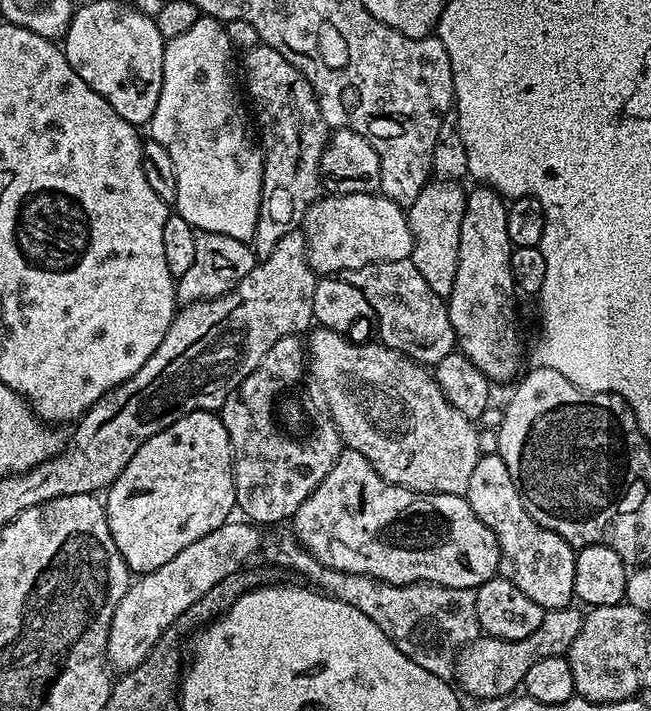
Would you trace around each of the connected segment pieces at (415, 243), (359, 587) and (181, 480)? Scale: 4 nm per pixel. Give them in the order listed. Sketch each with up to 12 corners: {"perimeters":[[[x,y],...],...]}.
{"perimeters":[[[429,179],[407,205],[414,266],[447,298],[466,188]],[[284,526],[269,565],[362,610],[443,680],[481,639],[471,588],[334,570]],[[191,412],[106,489],[129,573],[166,566],[236,508],[232,443]]]}

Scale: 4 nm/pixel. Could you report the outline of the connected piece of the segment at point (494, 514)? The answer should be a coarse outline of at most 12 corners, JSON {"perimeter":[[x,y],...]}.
{"perimeter":[[498,454],[466,493],[500,572],[546,610],[573,603],[577,549],[526,510]]}

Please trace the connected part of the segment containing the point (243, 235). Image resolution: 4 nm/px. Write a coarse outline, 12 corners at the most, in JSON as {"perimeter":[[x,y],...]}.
{"perimeter":[[227,27],[170,38],[151,139],[175,211],[251,242],[264,154]]}

